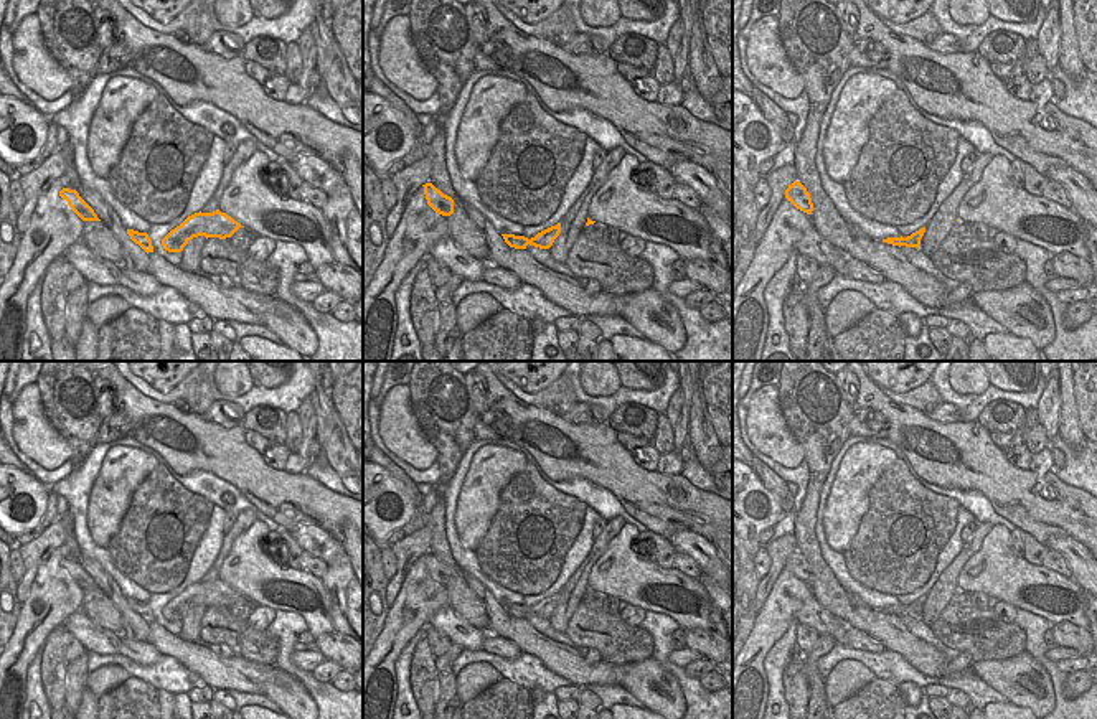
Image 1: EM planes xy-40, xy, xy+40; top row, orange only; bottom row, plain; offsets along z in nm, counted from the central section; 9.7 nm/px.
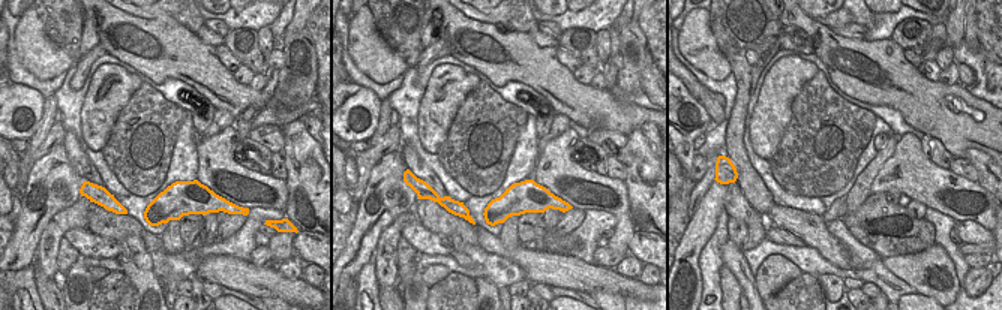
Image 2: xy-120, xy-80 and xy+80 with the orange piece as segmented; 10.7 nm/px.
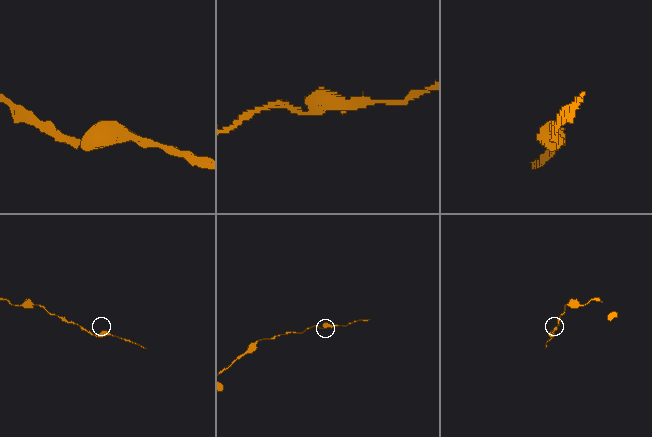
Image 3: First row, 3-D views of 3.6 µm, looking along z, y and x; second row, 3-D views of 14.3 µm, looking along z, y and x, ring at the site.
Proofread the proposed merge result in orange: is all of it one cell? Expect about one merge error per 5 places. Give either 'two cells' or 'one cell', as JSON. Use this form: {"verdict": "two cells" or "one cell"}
{"verdict": "one cell"}

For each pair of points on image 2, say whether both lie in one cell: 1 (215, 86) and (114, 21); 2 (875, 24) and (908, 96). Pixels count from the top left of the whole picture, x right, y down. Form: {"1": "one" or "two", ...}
{"1": "one", "2": "two"}

